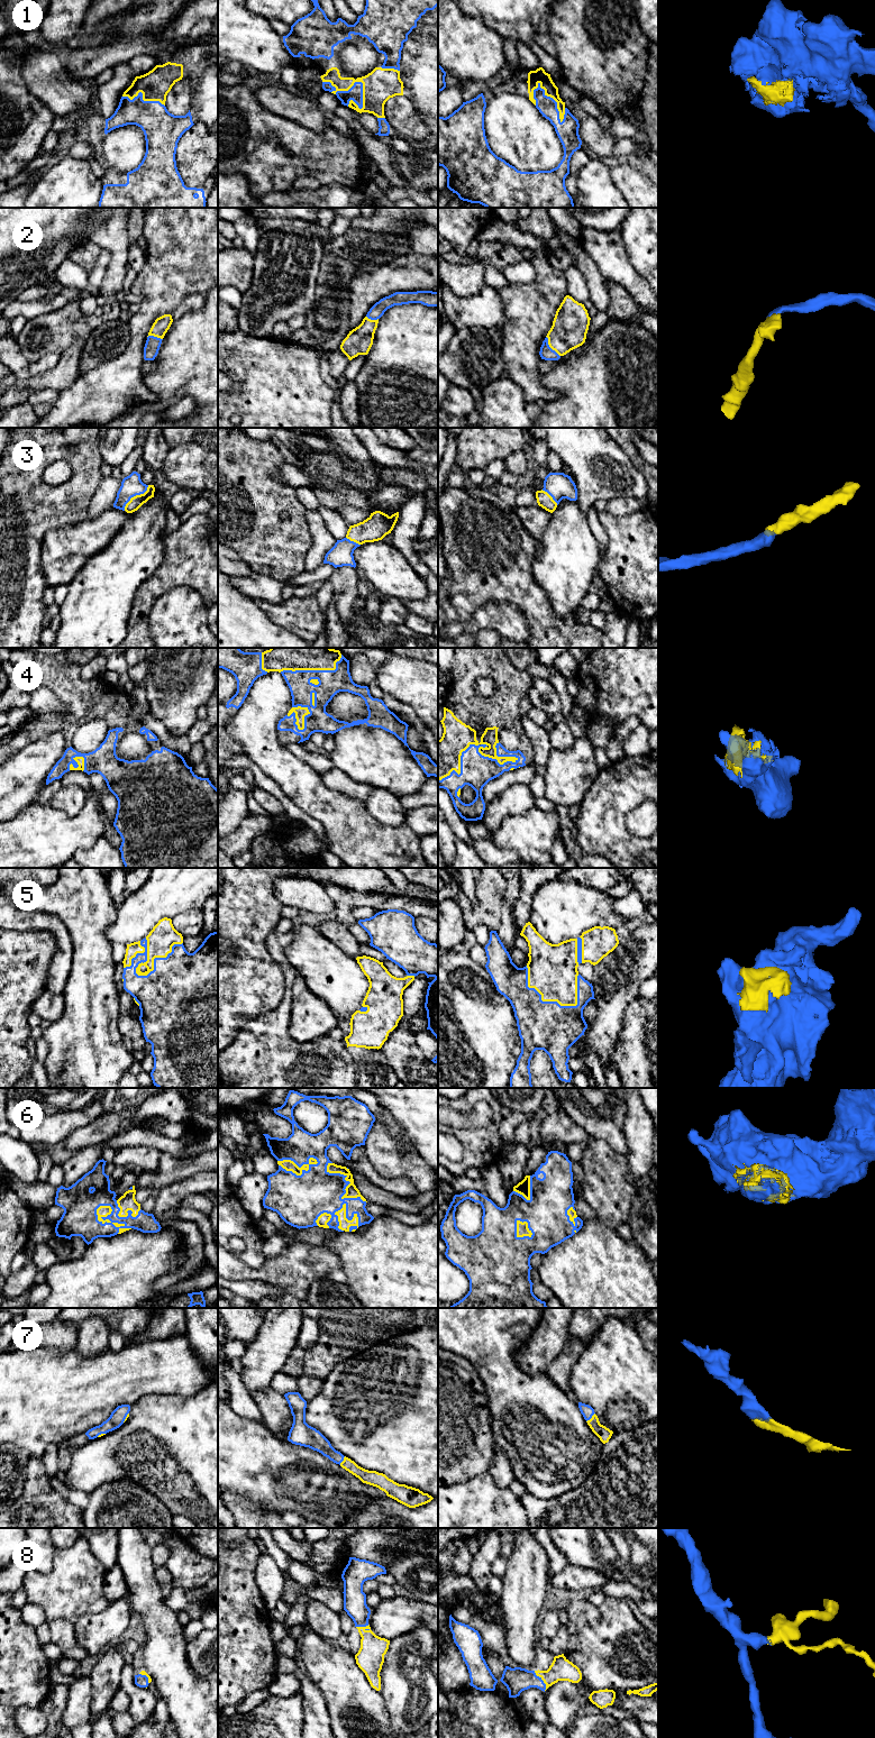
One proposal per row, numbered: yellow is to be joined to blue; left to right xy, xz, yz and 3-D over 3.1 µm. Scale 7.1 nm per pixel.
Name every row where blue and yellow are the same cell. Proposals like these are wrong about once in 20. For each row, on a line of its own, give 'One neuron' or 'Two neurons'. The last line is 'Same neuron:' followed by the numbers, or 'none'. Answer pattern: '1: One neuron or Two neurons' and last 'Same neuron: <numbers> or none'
1: One neuron
2: One neuron
3: One neuron
4: One neuron
5: One neuron
6: One neuron
7: One neuron
8: One neuron
Same neuron: 1, 2, 3, 4, 5, 6, 7, 8

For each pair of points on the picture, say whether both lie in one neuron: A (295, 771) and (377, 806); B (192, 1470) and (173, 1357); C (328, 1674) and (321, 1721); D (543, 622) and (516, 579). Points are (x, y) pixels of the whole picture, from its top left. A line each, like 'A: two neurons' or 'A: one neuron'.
A: two neurons
B: two neurons
C: two neurons
D: one neuron

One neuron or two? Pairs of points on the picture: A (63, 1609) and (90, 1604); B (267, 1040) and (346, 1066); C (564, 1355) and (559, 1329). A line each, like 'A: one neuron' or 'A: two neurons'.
A: one neuron
B: one neuron
C: two neurons

